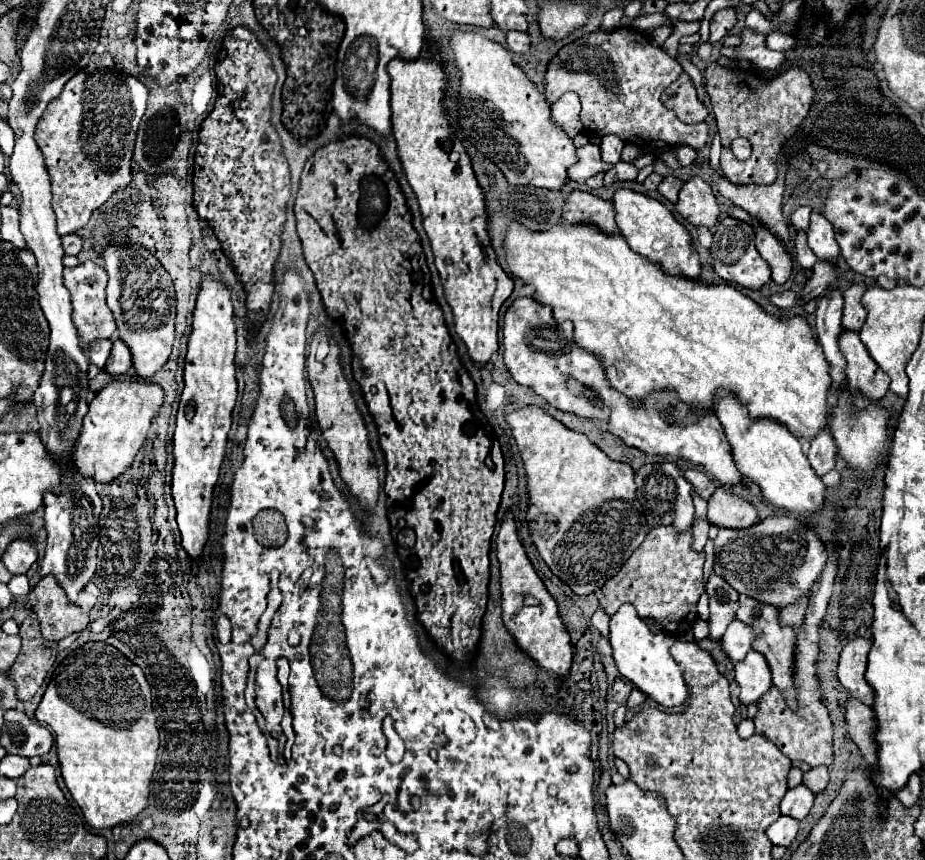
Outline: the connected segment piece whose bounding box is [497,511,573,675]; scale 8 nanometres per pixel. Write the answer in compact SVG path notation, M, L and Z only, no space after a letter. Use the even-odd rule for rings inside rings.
M511 511L505 513L505 519L503 519L499 535L497 535L497 557L501 563L501 595L503 595L501 603L503 603L505 627L509 629L509 633L513 633L519 647L531 659L535 659L541 667L545 667L547 671L553 671L557 675L567 675L569 667L571 667L571 657L573 657L567 627L559 615L559 605L545 589L543 581L535 573L535 569L519 541L515 519L513 519ZM525 597L533 597L535 603L527 603Z

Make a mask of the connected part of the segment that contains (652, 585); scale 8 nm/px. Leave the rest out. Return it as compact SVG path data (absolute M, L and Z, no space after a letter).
M653 527L623 569L601 587L603 597L599 599L599 607L605 609L607 615L615 615L623 603L633 603L641 619L649 617L657 621L665 633L681 635L697 621L697 601L705 587L703 553L705 551L693 551L691 529L677 535L671 527Z

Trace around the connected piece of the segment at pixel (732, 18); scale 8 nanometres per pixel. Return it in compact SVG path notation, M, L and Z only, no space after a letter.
M721 9L711 17L711 35L709 35L709 43L717 43L721 41L731 27L737 23L737 11L735 9Z

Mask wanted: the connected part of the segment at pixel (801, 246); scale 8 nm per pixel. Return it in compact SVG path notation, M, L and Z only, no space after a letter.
M799 231L795 237L795 261L805 269L811 269L817 263L817 257L813 255L813 251L807 245L807 233L803 233L803 231Z

